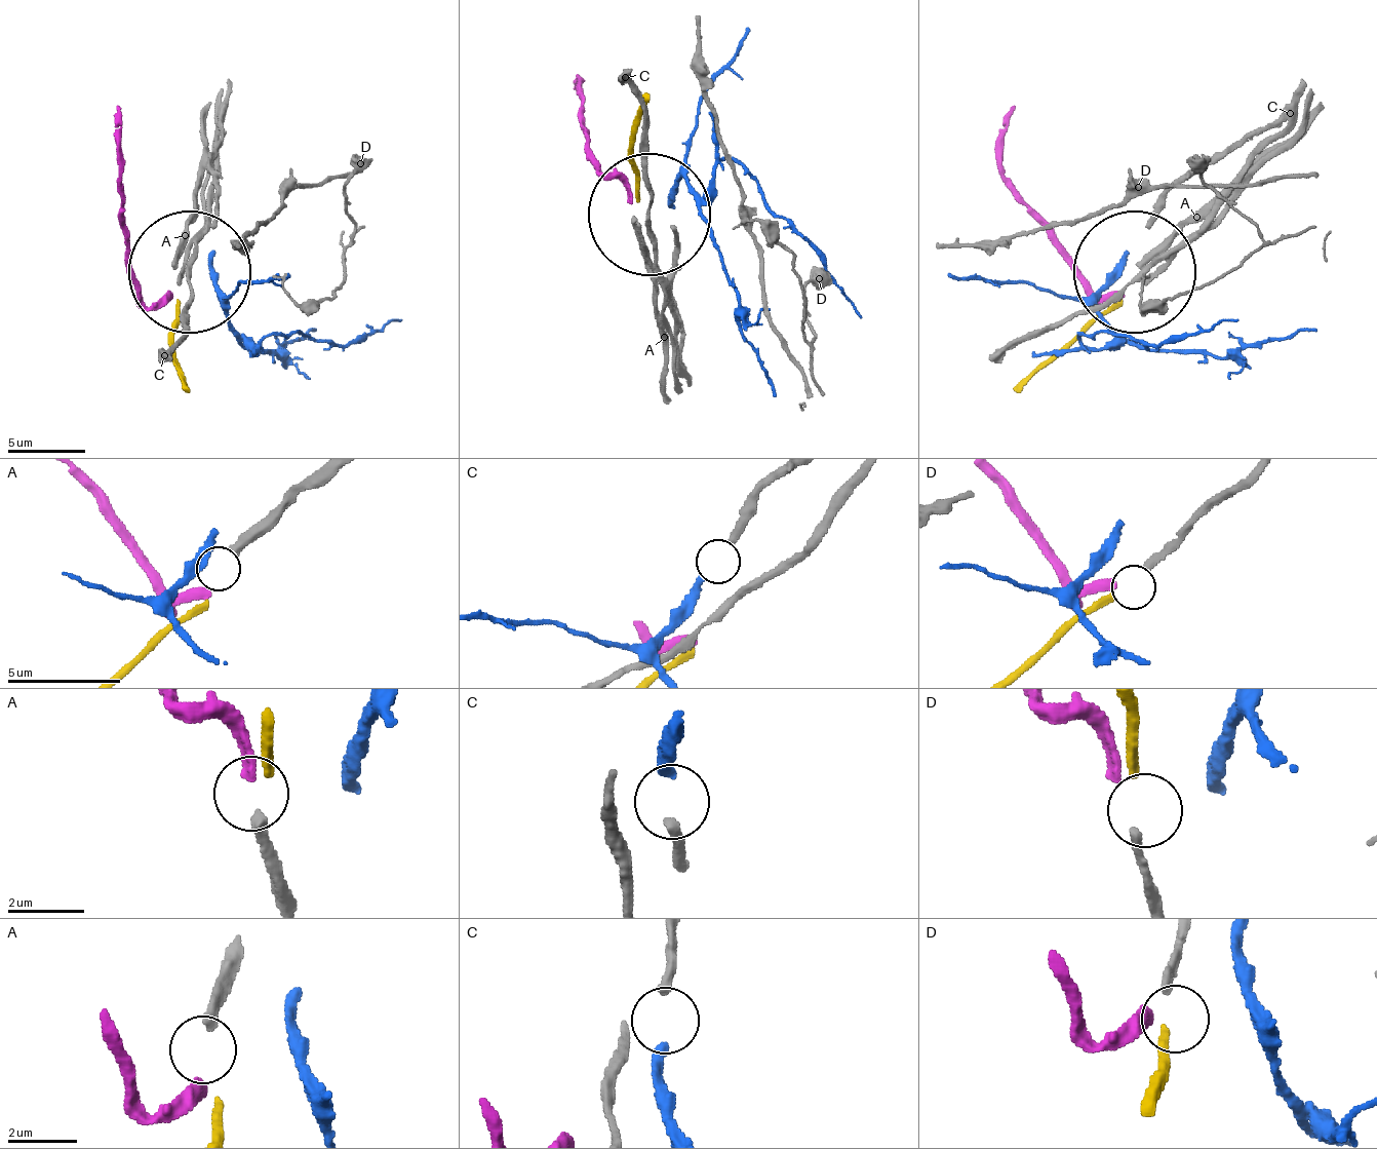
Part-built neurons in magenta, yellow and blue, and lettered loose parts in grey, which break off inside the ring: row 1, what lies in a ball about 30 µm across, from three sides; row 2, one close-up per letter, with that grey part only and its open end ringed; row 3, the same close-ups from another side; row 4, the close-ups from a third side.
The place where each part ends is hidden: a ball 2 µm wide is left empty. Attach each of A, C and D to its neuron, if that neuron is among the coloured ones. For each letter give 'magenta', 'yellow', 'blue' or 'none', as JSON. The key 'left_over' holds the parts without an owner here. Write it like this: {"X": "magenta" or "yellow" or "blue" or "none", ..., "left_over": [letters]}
{"A": "none", "C": "blue", "D": "yellow", "left_over": ["A"]}

